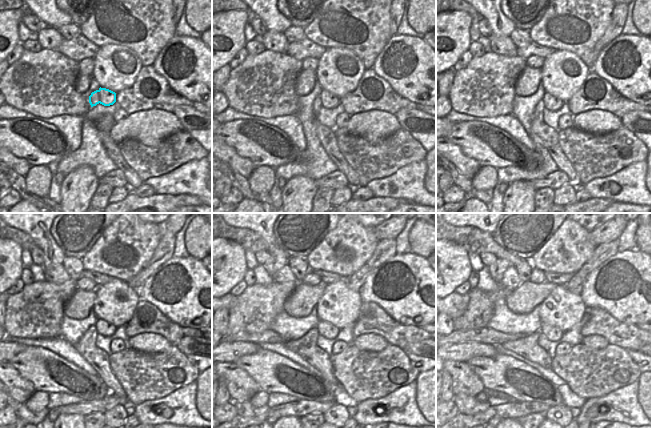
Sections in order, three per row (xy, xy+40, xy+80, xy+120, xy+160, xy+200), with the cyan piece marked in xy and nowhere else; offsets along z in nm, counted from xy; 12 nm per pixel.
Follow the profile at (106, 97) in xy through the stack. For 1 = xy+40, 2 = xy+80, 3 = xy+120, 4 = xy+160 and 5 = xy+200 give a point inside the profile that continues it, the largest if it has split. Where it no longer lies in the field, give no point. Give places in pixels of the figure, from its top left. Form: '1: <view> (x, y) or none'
1: xy+40 (328, 100)
2: xy+80 (552, 103)
3: xy+120 (101, 327)
4: xy+160 (326, 329)
5: xy+200 (553, 333)

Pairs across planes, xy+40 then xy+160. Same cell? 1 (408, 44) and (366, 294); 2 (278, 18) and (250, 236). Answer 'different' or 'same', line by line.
1: same
2: different

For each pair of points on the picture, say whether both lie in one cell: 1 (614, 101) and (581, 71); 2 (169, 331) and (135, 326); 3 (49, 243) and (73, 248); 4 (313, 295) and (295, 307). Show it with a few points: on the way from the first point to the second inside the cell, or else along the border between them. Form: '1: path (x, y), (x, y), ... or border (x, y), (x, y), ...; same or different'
1: border (590, 69), (582, 85), (572, 95); different
2: path (161, 327), (143, 328); same
3: border (51, 223), (51, 236), (65, 256); different
4: path (309, 295), (299, 304); same

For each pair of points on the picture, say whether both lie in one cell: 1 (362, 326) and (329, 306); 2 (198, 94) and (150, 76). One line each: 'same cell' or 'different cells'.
1: different cells
2: different cells

